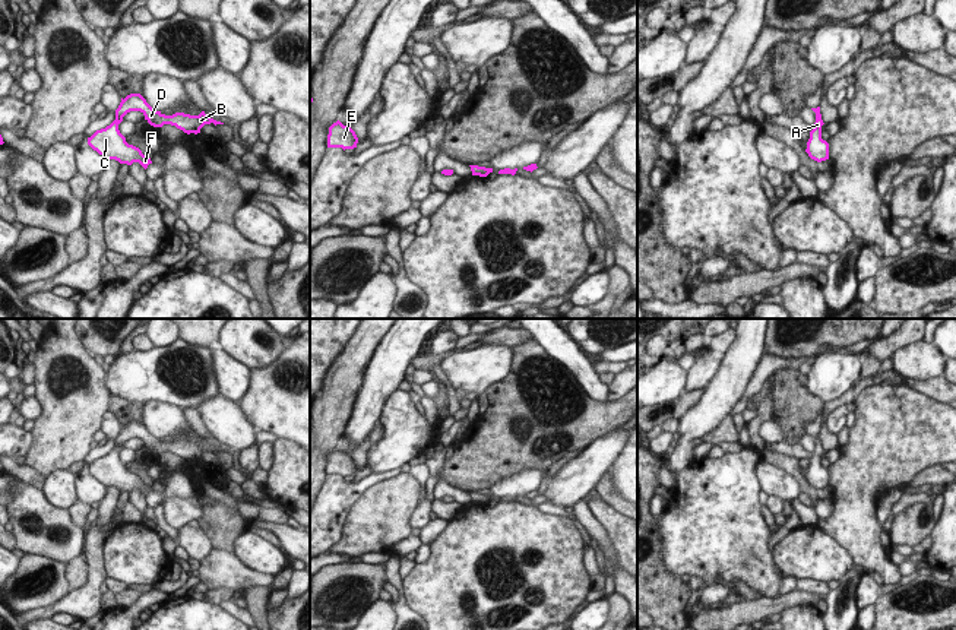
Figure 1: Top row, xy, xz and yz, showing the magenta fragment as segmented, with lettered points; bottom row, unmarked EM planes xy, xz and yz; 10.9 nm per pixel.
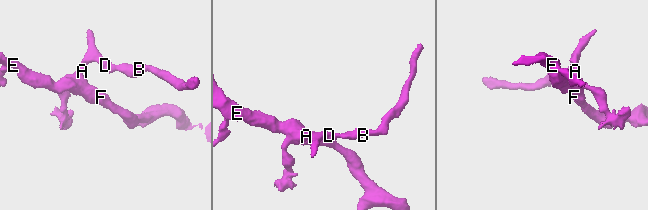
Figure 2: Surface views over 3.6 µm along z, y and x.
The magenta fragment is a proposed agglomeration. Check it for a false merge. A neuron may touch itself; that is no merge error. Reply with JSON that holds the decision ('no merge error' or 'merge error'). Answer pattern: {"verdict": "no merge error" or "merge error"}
{"verdict": "no merge error"}

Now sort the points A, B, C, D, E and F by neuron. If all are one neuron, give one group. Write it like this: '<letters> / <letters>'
A B C D E F

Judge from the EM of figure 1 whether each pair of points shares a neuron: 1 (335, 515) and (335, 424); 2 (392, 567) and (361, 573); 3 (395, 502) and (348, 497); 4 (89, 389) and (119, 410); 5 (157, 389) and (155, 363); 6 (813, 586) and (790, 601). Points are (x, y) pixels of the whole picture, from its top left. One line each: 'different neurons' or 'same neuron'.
1: different neurons
2: different neurons
3: different neurons
4: different neurons
5: same neuron
6: different neurons

